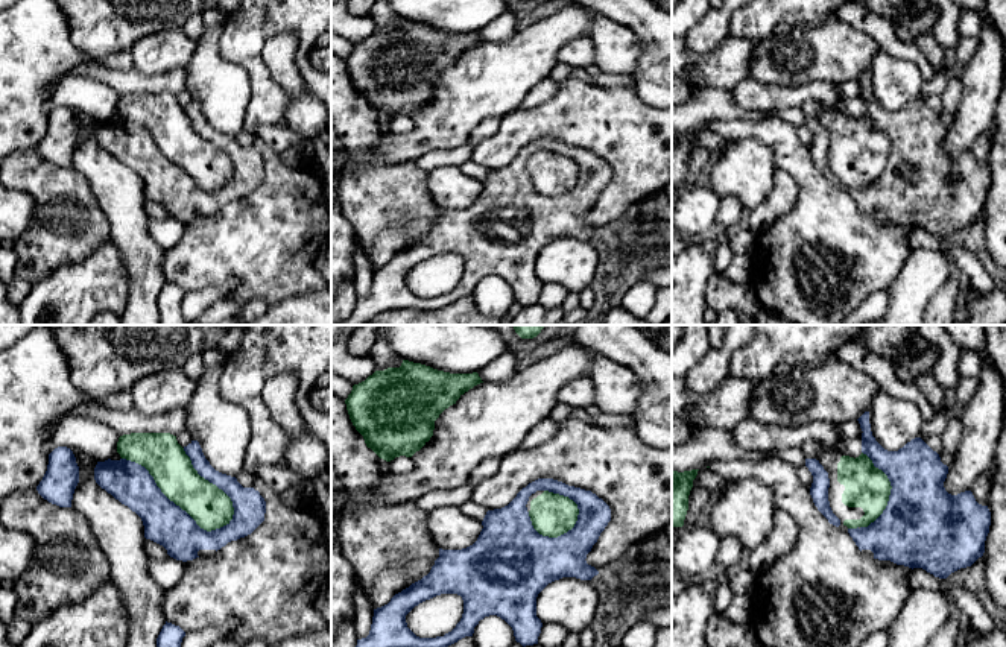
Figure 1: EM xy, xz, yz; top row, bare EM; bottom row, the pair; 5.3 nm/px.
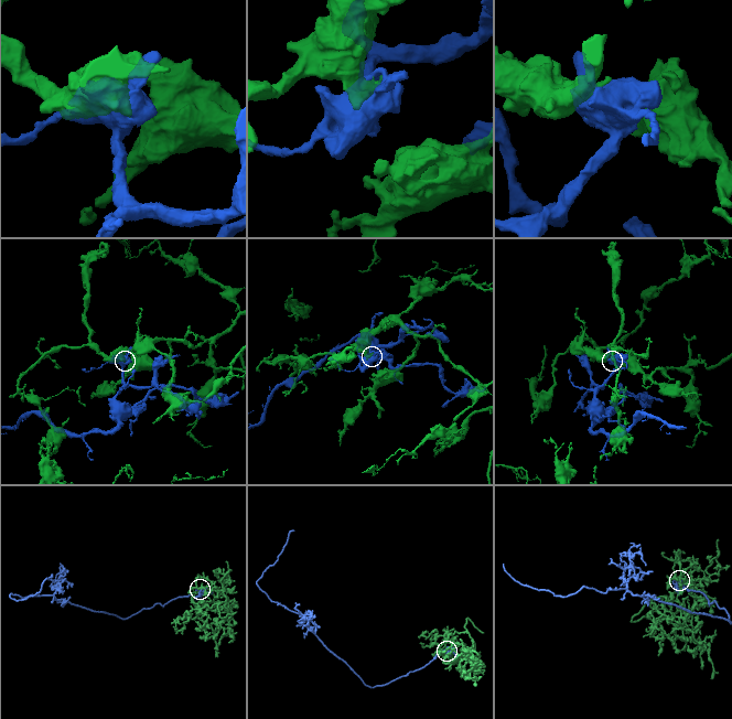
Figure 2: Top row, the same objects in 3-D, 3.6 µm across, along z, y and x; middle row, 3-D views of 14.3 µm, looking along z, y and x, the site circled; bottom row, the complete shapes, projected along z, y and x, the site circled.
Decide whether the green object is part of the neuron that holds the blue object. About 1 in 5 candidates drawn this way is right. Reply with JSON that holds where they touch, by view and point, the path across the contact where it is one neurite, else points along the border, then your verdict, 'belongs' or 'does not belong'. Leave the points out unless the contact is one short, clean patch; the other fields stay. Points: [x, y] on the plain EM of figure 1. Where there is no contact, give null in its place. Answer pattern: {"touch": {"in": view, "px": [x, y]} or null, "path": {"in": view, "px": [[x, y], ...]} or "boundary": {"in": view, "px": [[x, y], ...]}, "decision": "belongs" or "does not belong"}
{"touch": {"in": "xy", "px": [173, 163]}, "decision": "does not belong"}

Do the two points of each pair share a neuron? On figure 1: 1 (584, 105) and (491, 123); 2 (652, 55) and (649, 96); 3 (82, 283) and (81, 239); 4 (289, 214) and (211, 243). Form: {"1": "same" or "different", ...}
{"1": "different", "2": "same", "3": "different", "4": "same"}

